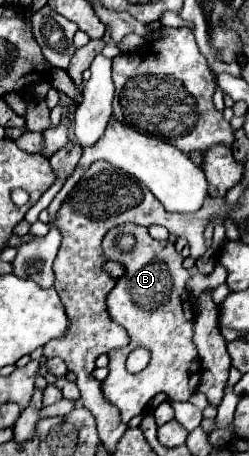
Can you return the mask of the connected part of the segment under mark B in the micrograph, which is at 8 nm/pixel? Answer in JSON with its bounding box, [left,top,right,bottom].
[102,223,198,423]

